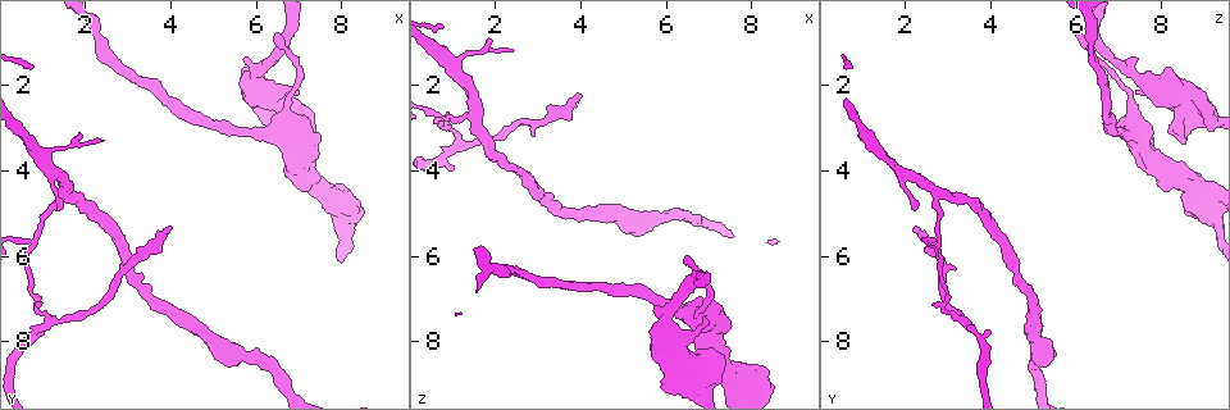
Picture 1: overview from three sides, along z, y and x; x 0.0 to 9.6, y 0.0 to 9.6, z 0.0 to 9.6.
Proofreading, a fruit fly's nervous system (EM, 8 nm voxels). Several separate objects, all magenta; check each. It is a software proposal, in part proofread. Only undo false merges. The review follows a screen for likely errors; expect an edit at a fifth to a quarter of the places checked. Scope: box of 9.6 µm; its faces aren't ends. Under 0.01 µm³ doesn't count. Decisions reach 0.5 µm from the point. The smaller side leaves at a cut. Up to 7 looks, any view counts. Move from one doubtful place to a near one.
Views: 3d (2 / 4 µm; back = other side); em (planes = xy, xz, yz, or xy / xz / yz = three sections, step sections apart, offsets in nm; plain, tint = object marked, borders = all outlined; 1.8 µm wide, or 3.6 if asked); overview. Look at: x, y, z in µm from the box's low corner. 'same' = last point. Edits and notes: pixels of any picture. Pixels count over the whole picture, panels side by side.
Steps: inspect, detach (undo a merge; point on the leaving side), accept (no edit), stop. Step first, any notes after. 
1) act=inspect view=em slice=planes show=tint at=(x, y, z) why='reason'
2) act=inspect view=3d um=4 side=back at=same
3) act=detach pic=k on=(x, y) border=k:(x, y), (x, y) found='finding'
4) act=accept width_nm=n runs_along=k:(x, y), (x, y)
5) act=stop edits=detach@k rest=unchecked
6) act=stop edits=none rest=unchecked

act=inspect view=em slice=planes show=tint at=(1.25, 7.50, 3.30) why='sharp bend'

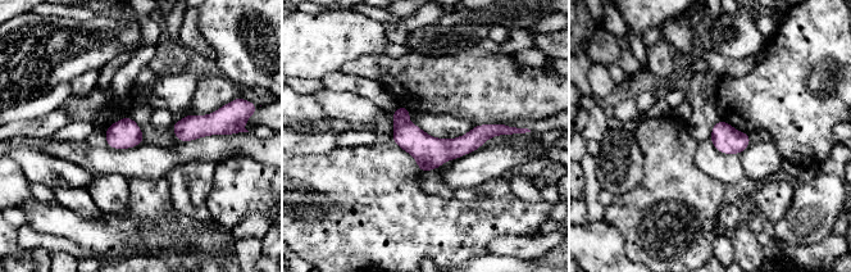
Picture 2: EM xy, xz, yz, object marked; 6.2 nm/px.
act=detach pic=2 on=(427, 150) border=2:(405, 122), (394, 126) found='a second cell is stuck on'

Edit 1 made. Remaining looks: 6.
act=inspect view=overview why='redraw'

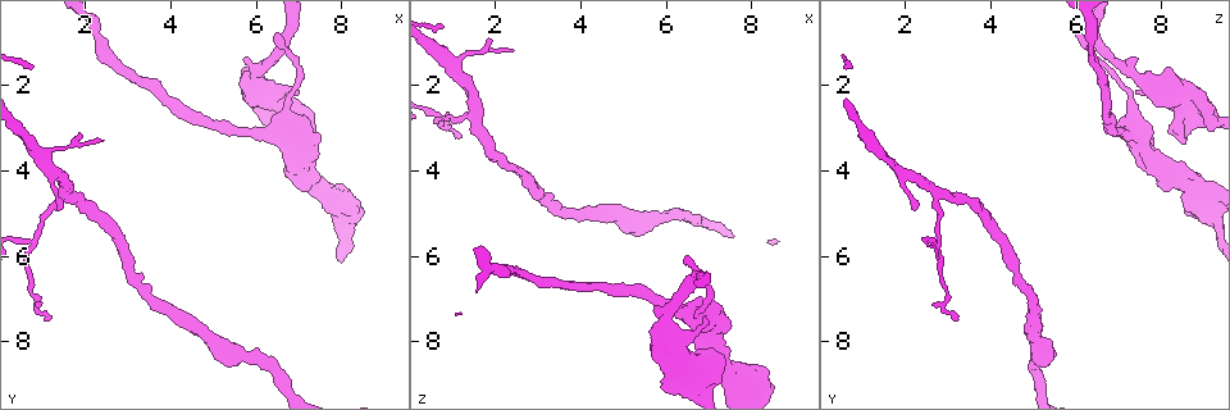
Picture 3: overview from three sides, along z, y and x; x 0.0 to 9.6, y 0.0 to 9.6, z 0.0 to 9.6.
act=inspect view=em slice=planes show=tint at=(6.70, 1.10, 6.35)

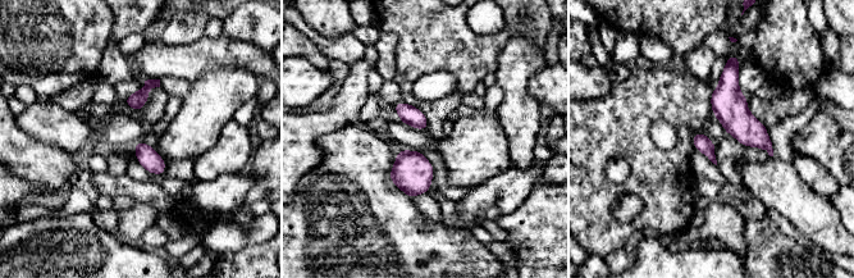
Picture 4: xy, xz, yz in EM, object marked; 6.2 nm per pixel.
act=detach pic=4 on=(698, 138) width_nm=120 border=4:(708, 140), (694, 146) found='a second cell is stuck on'

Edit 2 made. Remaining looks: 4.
act=stop edits=detach@2,detach@4 rest=unchecked

